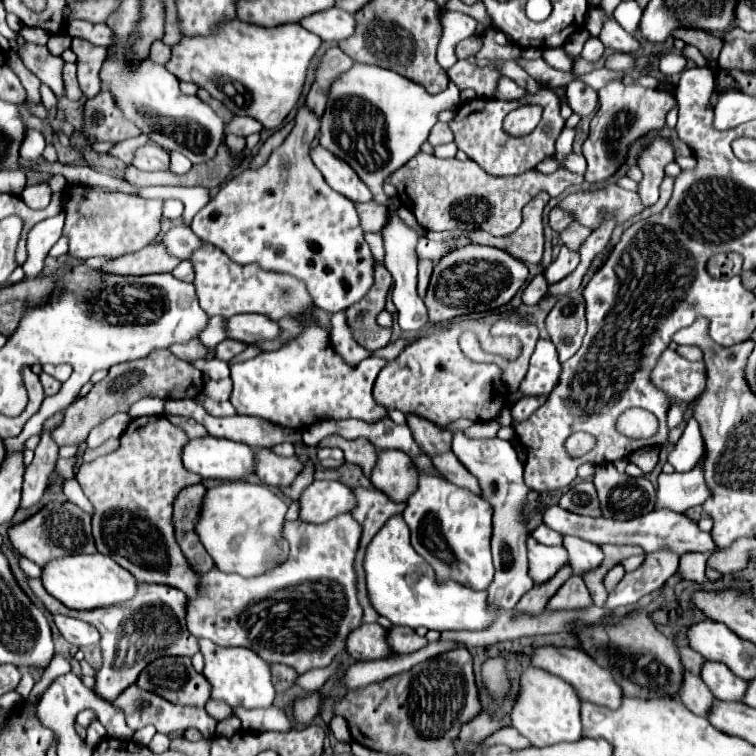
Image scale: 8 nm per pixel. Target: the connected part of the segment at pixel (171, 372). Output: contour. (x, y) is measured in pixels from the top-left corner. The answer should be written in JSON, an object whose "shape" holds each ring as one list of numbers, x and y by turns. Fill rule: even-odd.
{"shape":[[154,351,152,355,132,361,114,365,108,375,98,381,86,397,76,399,64,415,64,423,52,431,52,439,56,439,58,447,64,445,80,445,86,441,88,433,104,423,108,417,116,413,128,413,130,405,144,399,144,397,158,397,158,399,194,399,204,389,204,375,192,363,176,359,170,351]]}

